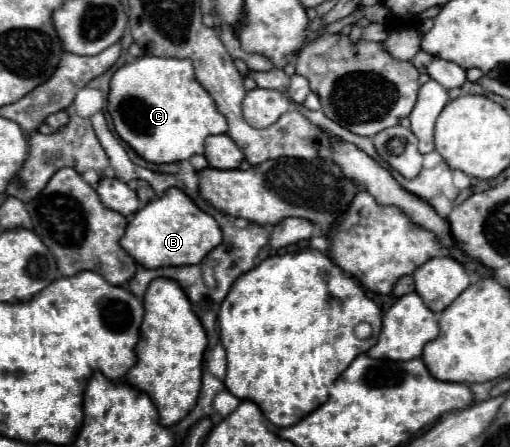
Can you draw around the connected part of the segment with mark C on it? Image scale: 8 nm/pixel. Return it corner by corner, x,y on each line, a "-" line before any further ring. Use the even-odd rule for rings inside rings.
141,56
121,66
111,78
107,110
113,118
113,126
117,134
121,136
121,140
125,140
141,158
153,164
179,162
179,160
189,160
195,154
203,154
207,136
227,132
227,120
217,110
209,92
195,80
193,64
189,60
179,60
179,58

